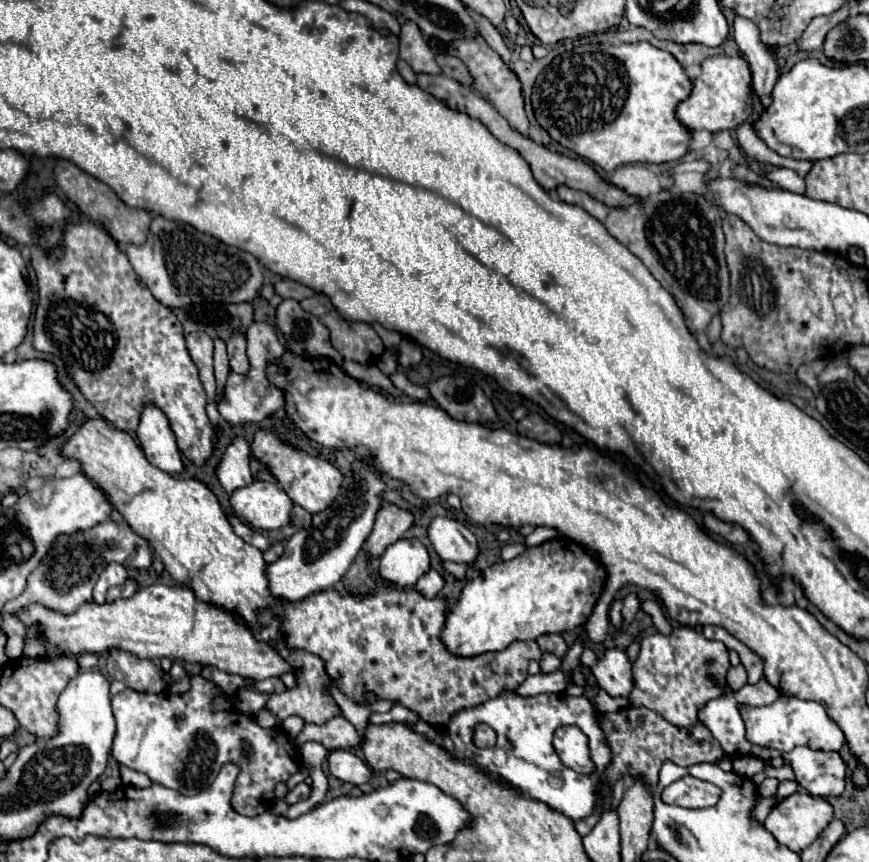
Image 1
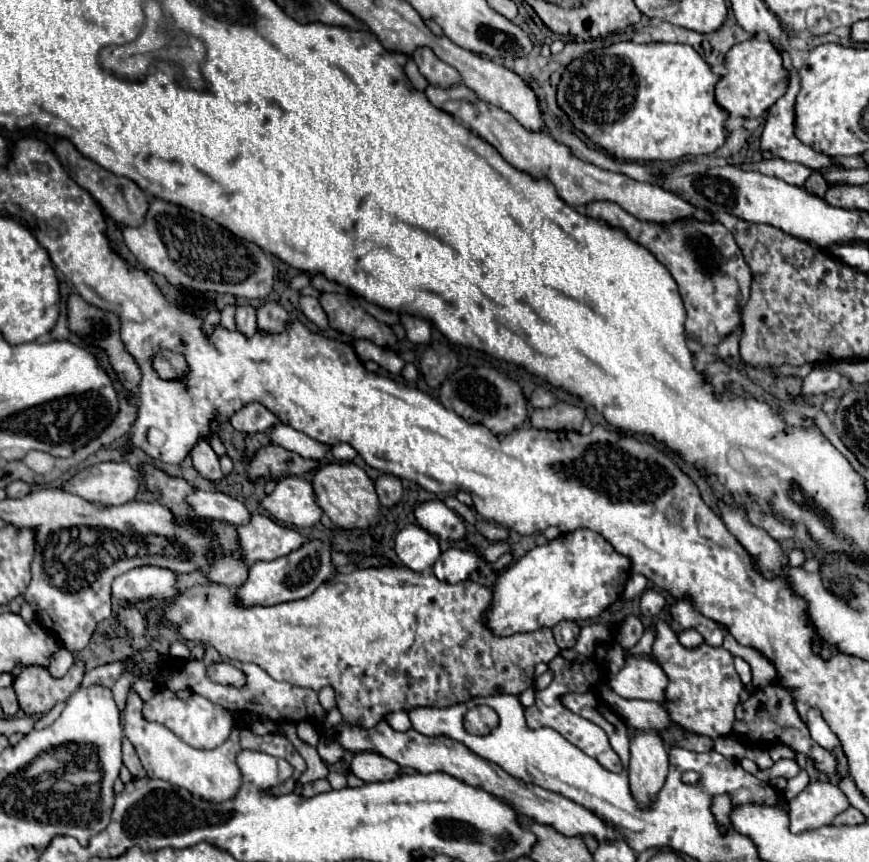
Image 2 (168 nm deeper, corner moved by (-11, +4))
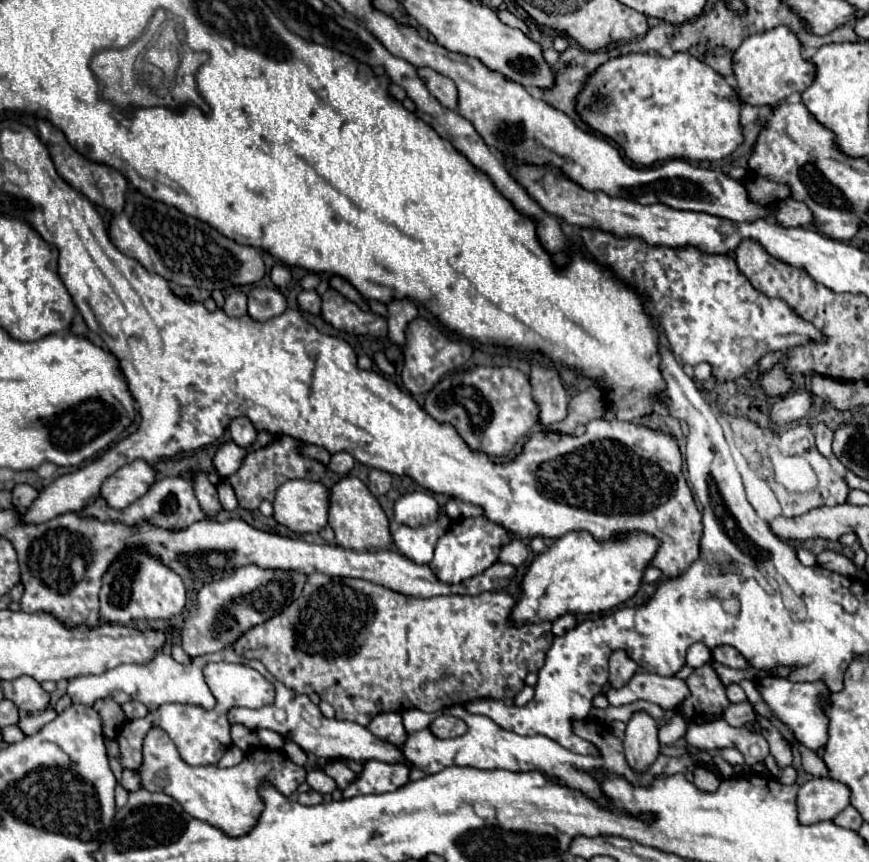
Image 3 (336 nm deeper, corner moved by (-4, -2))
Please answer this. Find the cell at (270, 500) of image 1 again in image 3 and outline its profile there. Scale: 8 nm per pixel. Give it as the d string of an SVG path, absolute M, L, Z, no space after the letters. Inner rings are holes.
M285 481L273 501L273 519L295 533L317 533L327 525L329 491L315 481Z

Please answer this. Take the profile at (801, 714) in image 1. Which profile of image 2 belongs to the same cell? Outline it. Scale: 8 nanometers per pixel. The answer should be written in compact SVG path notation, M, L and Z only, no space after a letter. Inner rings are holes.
M810 709L810 711L808 711L806 725L808 725L808 729L810 729L812 739L814 739L820 747L824 747L824 749L834 749L836 745L840 745L838 737L832 733L832 729L828 727L828 723L822 719L822 715L820 715L818 709Z

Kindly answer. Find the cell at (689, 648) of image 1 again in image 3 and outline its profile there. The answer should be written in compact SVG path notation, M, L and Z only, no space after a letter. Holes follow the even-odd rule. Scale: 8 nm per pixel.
M711 661L695 669L685 683L689 687L689 697L685 697L685 701L681 701L675 709L685 721L701 725L723 717L729 707L729 699Z

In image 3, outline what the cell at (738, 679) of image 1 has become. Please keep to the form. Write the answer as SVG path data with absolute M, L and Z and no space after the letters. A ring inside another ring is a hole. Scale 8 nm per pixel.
M744 701L737 704L731 703L723 714L723 718L733 727L741 727L747 722L754 721L756 715L751 704Z

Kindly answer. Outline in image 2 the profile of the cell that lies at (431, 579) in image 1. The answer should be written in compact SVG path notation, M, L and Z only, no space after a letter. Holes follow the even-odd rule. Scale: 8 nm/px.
M450 547L438 557L438 563L434 563L434 575L446 583L460 583L468 579L468 575L476 571L482 561L482 555L472 547Z

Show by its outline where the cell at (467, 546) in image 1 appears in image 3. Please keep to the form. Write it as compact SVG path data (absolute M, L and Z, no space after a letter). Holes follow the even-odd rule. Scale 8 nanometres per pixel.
M409 493L403 495L395 507L395 521L407 527L421 527L421 525L429 525L433 521L437 521L439 517L439 505L437 501L429 495L429 493Z

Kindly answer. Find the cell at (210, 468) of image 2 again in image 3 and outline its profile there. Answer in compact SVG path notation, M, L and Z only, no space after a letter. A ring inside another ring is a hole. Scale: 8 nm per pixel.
M195 471L193 481L195 481L195 495L201 503L201 509L207 515L215 517L217 511L221 509L221 503L219 503L219 497L217 497L217 487L207 479L205 471Z

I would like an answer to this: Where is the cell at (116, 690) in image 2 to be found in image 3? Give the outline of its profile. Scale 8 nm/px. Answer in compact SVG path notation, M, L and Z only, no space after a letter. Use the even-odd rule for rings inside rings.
M105 697L105 699L95 701L93 707L101 715L101 719L103 719L103 735L107 739L115 739L119 729L127 723L127 717L125 717L121 705L115 703L111 697Z

